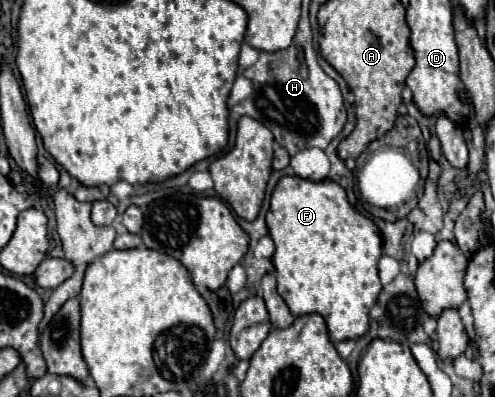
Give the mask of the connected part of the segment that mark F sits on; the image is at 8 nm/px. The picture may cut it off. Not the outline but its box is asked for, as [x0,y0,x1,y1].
[267,175,381,343]

